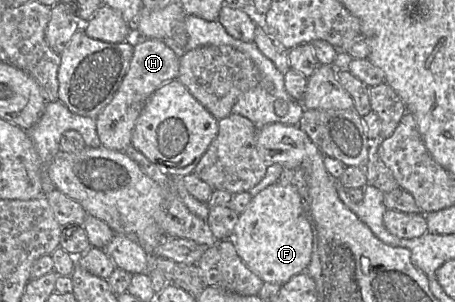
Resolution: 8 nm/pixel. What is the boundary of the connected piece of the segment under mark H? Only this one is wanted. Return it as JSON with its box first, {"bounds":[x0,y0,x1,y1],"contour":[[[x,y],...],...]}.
{"bounds":[96,39,179,151],"contour":[[[145,39],[133,45],[130,66],[111,102],[96,117],[97,134],[102,146],[124,151],[132,145],[132,134],[146,102],[164,83],[177,79],[179,57],[162,40]]]}

